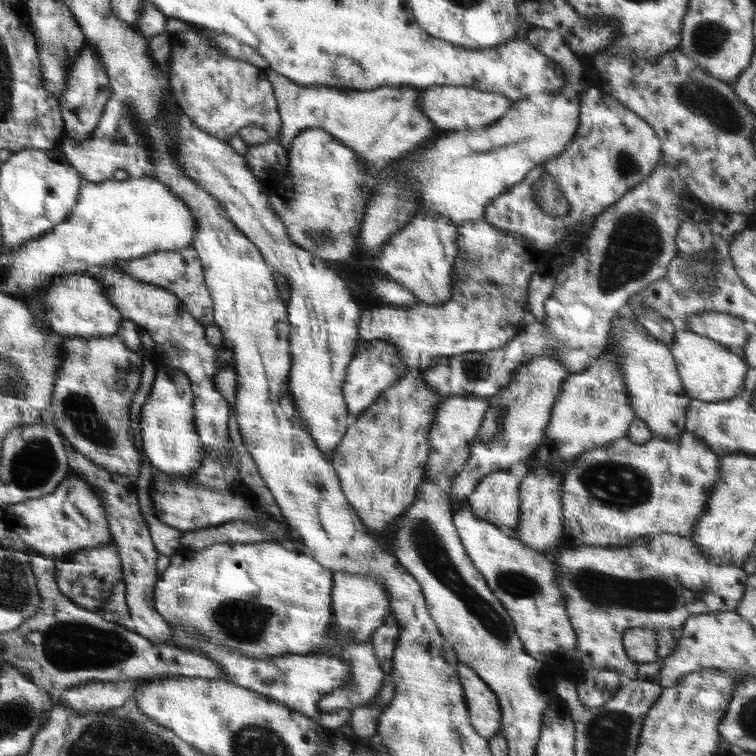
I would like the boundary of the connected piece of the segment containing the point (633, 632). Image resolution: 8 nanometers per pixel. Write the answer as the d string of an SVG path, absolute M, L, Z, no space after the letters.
M634 627L625 630L623 645L630 660L636 662L654 662L657 659L659 642L654 629Z

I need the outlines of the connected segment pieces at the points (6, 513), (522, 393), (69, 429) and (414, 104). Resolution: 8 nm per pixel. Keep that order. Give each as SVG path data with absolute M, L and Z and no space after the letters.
M76 473L66 476L53 493L3 508L2 519L36 552L50 557L55 564L77 550L93 549L112 541L106 506L94 486Z
M541 354L517 368L511 374L510 383L498 395L487 398L489 405L471 444L470 456L452 479L452 486L448 492L454 512L458 511L464 499L474 492L475 485L481 478L494 471L505 471L512 464L526 460L534 454L542 442L553 404L562 394L562 384L568 375L569 372L557 354Z
M115 334L109 337L62 338L61 368L58 370L51 407L55 425L73 447L106 472L136 480L141 456L131 433L130 407L143 371L140 353L131 351Z
M267 68L268 82L273 86L277 107L281 116L281 132L278 137L279 143L287 152L290 150L292 141L306 129L320 128L329 132L336 140L354 151L359 162L363 162L363 174L372 178L375 174L386 170L389 164L406 152L415 150L416 146L422 145L434 132L431 120L419 107L419 89L409 85L383 86L374 90L346 90L343 88L333 89L328 86L300 86L298 83Z

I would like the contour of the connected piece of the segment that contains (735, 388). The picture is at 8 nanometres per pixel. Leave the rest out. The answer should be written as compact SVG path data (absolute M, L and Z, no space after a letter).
M686 328L676 329L674 342L668 347L676 361L678 374L682 378L682 387L691 399L714 402L729 400L742 394L749 368L738 350Z

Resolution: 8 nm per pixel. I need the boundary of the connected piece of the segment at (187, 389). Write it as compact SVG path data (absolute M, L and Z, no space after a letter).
M166 362L157 366L139 422L143 453L155 470L186 476L198 470L202 459L206 457L206 450L195 427L194 394L191 386L190 380L181 369Z

